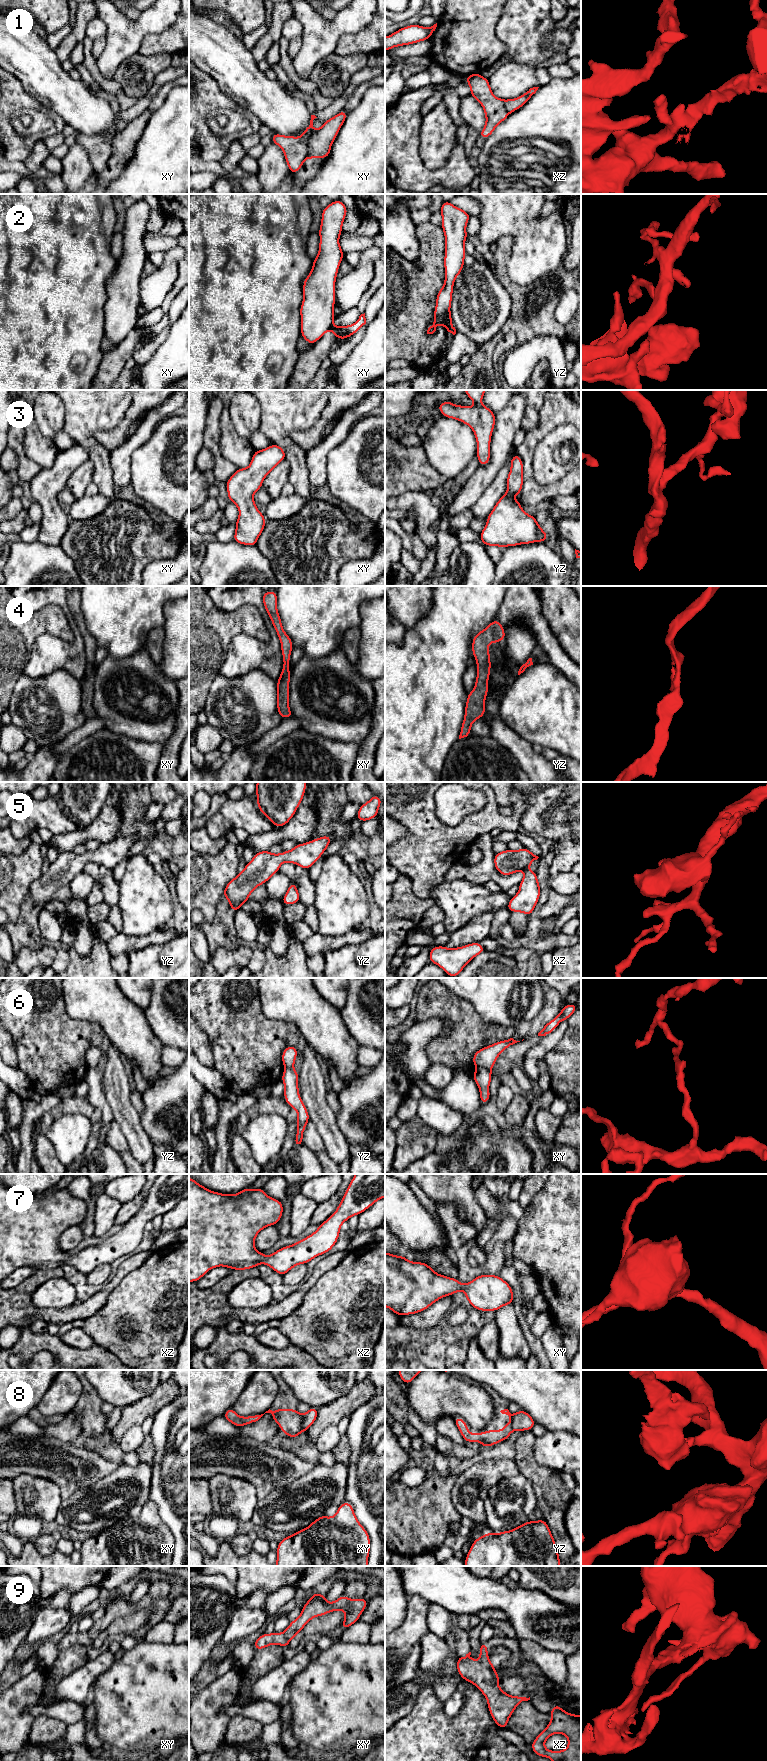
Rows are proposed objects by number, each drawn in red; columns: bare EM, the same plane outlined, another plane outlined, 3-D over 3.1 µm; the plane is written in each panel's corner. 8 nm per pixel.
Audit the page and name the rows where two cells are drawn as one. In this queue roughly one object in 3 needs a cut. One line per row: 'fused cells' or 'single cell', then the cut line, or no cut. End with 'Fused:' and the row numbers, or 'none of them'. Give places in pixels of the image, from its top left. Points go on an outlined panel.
1: fused cells; cut in xy along (314, 130), (308, 141), (308, 154), (306, 156)
2: fused cells; cut in xy along (333, 326), (330, 329)
3: single cell; no cut
4: single cell; no cut
5: single cell; no cut
6: fused cells; cut in xy along (478, 1066), (489, 1070)
7: single cell; no cut
8: fused cells; cut in xy along (302, 1415), (301, 1426), (305, 1430)
9: single cell; no cut
Fused: 1, 2, 6, 8

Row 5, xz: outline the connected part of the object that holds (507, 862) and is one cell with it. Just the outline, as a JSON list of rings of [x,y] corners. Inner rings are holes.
[[[526,847],[516,851],[507,849],[494,854],[494,866],[500,874],[508,876],[519,871],[525,872],[519,883],[519,892],[511,897],[507,905],[510,912],[521,912],[527,916],[533,913],[541,891],[536,872],[530,871],[529,865],[538,858]]]

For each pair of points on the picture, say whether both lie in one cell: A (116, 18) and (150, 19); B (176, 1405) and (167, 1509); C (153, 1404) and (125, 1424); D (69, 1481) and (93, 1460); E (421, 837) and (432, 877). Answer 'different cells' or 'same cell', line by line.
A: same cell
B: same cell
C: same cell
D: same cell
E: same cell

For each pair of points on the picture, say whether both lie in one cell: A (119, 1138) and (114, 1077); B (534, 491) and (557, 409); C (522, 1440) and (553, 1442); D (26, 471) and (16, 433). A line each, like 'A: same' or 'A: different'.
A: different
B: same
C: different
D: same

